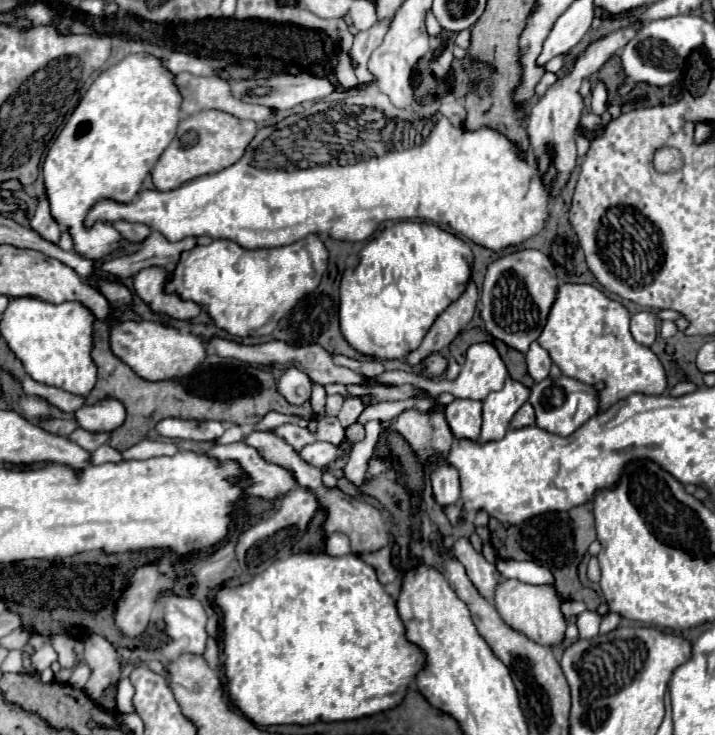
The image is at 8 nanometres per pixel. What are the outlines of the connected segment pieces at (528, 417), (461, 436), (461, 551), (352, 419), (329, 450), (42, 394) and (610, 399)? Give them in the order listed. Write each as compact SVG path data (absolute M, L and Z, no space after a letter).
M525 402L517 410L517 414L513 416L511 428L523 428L523 426L533 426L533 424L535 424L535 410L533 410L533 406L529 402Z
M455 398L445 408L445 418L455 440L477 440L481 430L481 402Z
M457 538L453 544L453 556L465 566L467 576L475 584L475 588L481 592L485 598L493 598L493 590L501 576L497 574L495 566L489 564L481 552L477 552L467 538Z
M357 396L345 398L345 402L343 402L343 426L355 424L357 416L361 414L363 408L365 408L365 404L363 404L361 398L357 398Z
M315 442L315 444L307 444L305 448L301 448L299 456L305 462L313 462L313 466L317 468L325 468L329 462L337 460L343 454L343 450L339 446L333 446L329 442Z
M25 378L23 380L23 390L31 396L39 396L39 398L45 398L49 404L61 408L63 412L75 412L77 408L81 408L85 404L85 396L77 396L77 394L71 394L71 392L65 392L61 388L53 388L53 386L45 386L45 384L39 384L39 382L33 382L31 378Z
M565 282L565 284L557 286L557 296L555 296L555 302L549 310L547 324L541 332L541 336L537 338L537 342L549 352L551 360L561 368L561 372L565 376L577 378L577 380L591 384L591 386L597 384L597 382L605 384L605 388L599 392L601 410L609 408L617 400L627 398L629 394L635 394L635 392L653 394L653 396L663 394L665 386L667 386L665 370L663 370L659 358L647 346L633 340L633 336L629 332L629 318L631 318L629 310L621 302L605 296L599 288L595 288L591 284Z

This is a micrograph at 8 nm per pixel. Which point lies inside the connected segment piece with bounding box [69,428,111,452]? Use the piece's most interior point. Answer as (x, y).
(90, 441)

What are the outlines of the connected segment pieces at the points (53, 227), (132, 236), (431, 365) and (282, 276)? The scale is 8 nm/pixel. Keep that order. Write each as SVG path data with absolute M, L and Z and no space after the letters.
M45 198L39 200L37 204L37 212L35 216L31 218L31 230L35 230L41 238L57 244L59 238L61 238L61 230L59 230L59 224L51 218L49 214L49 204Z
M117 220L113 222L115 230L121 232L123 238L127 240L133 240L133 242L139 242L139 240L145 240L149 236L149 226L147 224L137 224L137 222L127 222L127 220Z
M433 354L425 360L425 366L427 366L427 374L441 374L447 368L447 362L445 362L443 356Z
M315 234L287 246L263 250L247 250L231 240L213 240L207 246L181 252L165 282L165 292L205 306L215 326L233 336L265 336L303 296L319 286L325 268L327 250Z

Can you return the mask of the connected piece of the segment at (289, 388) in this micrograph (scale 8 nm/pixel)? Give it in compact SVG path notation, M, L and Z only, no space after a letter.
M297 368L285 370L285 374L277 382L279 392L291 402L291 404L305 404L311 398L311 380Z

